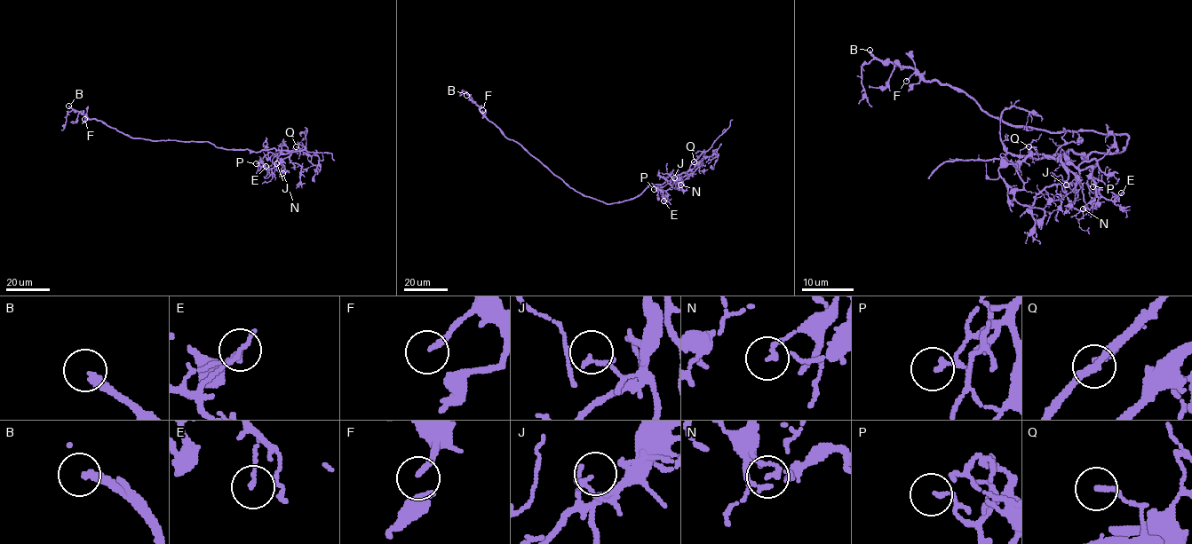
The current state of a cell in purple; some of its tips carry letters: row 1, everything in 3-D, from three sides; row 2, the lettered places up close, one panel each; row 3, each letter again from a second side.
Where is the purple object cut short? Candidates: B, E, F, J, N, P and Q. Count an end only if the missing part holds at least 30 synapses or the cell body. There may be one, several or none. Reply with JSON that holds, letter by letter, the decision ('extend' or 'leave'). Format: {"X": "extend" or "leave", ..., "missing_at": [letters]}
{"B": "extend", "E": "leave", "F": "leave", "J": "leave", "N": "leave", "P": "leave", "Q": "leave", "missing_at": ["B"]}

